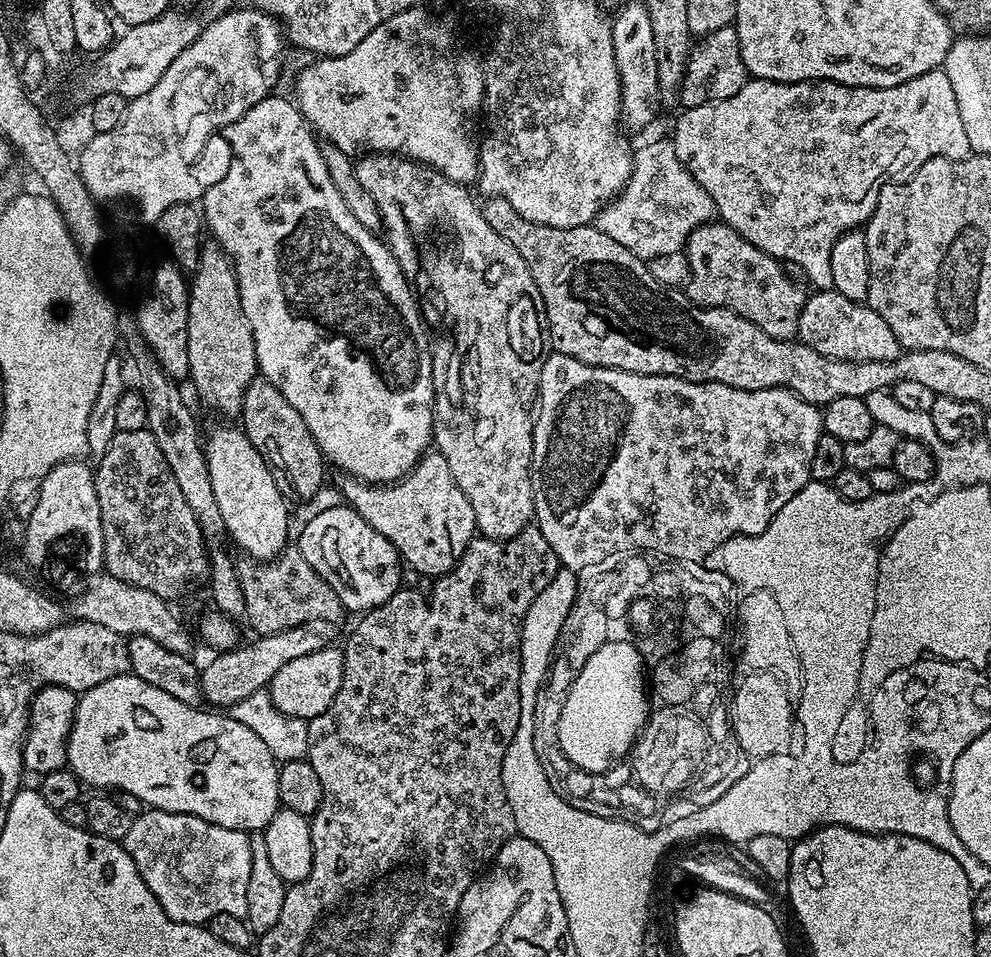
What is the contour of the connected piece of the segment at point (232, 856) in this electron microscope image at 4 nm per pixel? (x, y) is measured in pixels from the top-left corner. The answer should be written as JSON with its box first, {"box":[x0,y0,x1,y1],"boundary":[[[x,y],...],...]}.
{"box":[122,808,252,926],"boundary":[[[148,808],[133,819],[122,843],[138,874],[142,874],[146,886],[150,886],[154,898],[158,898],[162,910],[171,920],[204,926],[210,918],[214,918],[214,914],[234,914],[241,918],[246,914],[246,886],[250,883],[252,865],[247,832],[206,822],[189,812],[167,812],[161,808]]]}

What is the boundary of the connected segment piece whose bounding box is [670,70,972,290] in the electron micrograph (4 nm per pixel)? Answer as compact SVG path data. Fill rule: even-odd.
M942 70L927 72L918 78L893 82L886 88L851 88L849 84L836 84L832 80L815 82L803 80L797 84L783 84L773 80L749 78L742 86L742 90L738 90L738 94L733 94L730 98L706 102L702 106L684 108L681 113L676 120L676 129L670 133L670 139L678 158L687 165L689 174L701 184L702 189L706 190L706 194L713 200L715 215L723 223L729 224L738 234L742 234L746 242L758 246L758 250L789 265L797 264L804 271L805 278L813 284L811 287L816 290L832 288L830 250L834 248L834 242L842 233L859 229L867 224L878 202L878 194L882 194L885 186L893 182L909 180L918 170L918 166L922 166L922 162L935 156L961 160L972 152L970 142L966 138L966 129L962 127L962 114L958 114L958 102L954 99L950 78L946 78Z

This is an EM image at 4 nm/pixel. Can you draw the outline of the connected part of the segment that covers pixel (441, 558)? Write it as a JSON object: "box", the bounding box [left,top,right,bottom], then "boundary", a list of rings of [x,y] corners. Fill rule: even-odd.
{"box":[338,450,477,576],"boundary":[[[432,450],[395,484],[368,484],[364,480],[341,479],[338,489],[349,508],[374,526],[400,552],[400,559],[424,576],[446,575],[462,558],[466,546],[477,535],[474,510],[458,490],[450,466],[441,452]]]}

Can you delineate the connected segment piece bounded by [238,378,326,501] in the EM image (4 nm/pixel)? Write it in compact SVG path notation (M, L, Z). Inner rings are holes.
M257 378L246 386L238 420L254 450L258 450L258 454L262 454L268 463L276 485L289 497L298 496L301 501L305 501L325 487L326 461L316 440L310 434L306 422L302 422L302 414L298 414L298 410L294 410L294 406L282 398L282 394L269 380Z

